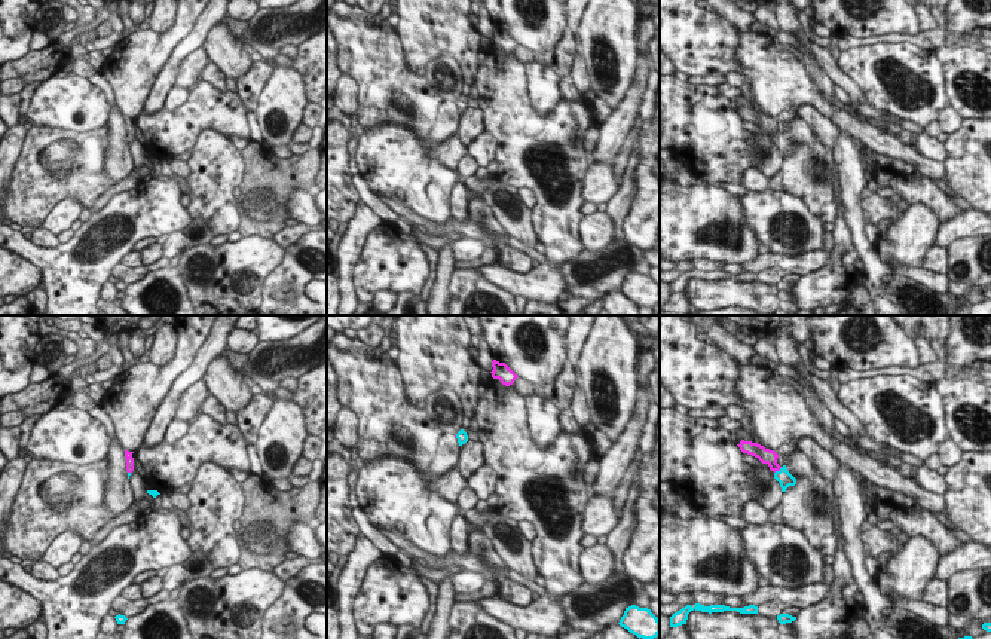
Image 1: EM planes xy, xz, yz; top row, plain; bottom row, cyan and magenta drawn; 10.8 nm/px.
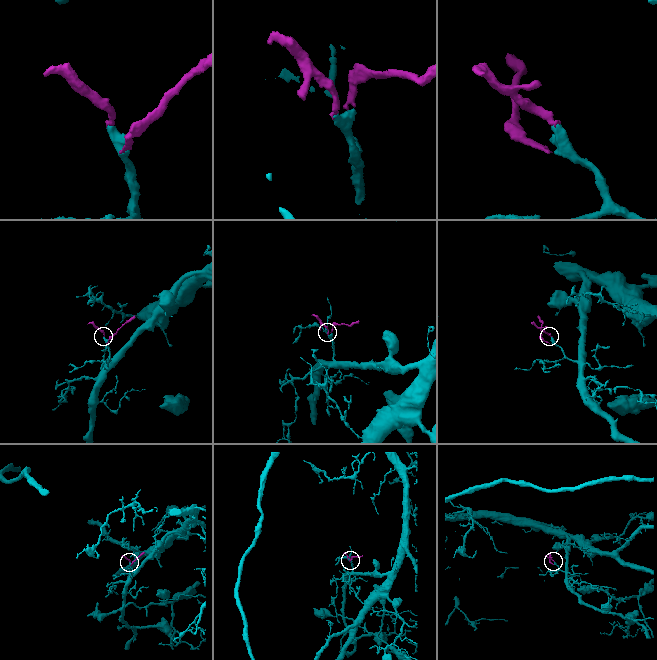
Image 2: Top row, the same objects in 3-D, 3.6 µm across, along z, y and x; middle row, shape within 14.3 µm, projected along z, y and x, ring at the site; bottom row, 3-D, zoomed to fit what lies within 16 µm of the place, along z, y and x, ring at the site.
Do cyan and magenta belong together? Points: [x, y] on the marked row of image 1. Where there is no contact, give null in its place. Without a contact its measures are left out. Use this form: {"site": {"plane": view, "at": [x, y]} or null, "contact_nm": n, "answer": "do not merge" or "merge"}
{"site": {"plane": "yz", "at": [777, 471]}, "contact_nm": 120, "answer": "merge"}

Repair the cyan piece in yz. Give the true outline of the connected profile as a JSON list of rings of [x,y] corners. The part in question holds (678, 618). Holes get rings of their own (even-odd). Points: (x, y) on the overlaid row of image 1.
[[[695,603],[694,608],[691,605],[686,605],[680,611],[675,612],[670,617],[670,627],[678,627],[678,626],[686,624],[688,614],[694,609],[701,611],[701,612],[709,612],[709,614],[724,612],[724,611],[737,611],[740,614],[758,614],[758,606],[755,606],[755,605],[749,605],[749,606],[744,606],[744,608],[730,608],[730,606],[725,606],[725,605],[704,606],[704,605]]]

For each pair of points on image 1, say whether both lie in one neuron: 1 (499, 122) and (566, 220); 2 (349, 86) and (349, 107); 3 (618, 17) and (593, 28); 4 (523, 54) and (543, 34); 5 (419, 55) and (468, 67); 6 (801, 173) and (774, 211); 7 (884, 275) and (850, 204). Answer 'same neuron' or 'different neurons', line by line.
1: same neuron
2: same neuron
3: same neuron
4: different neurons
5: same neuron
6: different neurons
7: same neuron

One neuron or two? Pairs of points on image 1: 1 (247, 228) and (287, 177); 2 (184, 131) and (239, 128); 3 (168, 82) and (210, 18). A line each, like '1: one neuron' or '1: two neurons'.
1: one neuron
2: one neuron
3: one neuron

